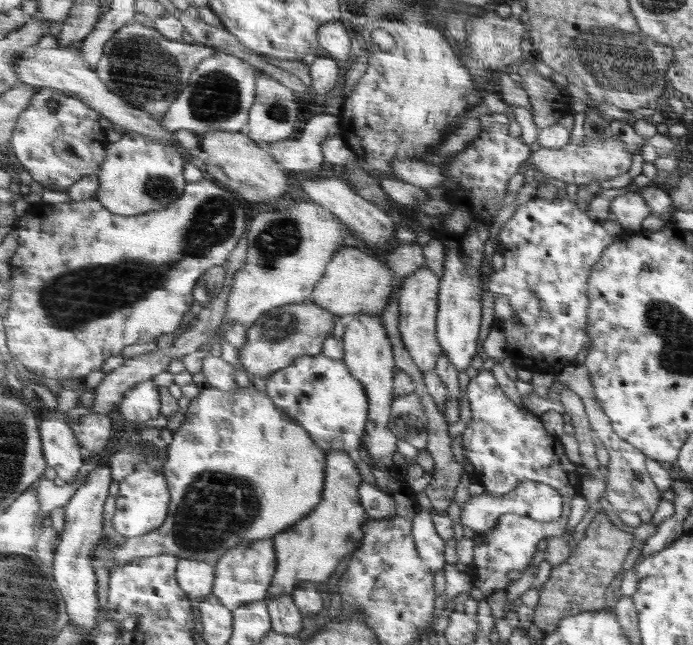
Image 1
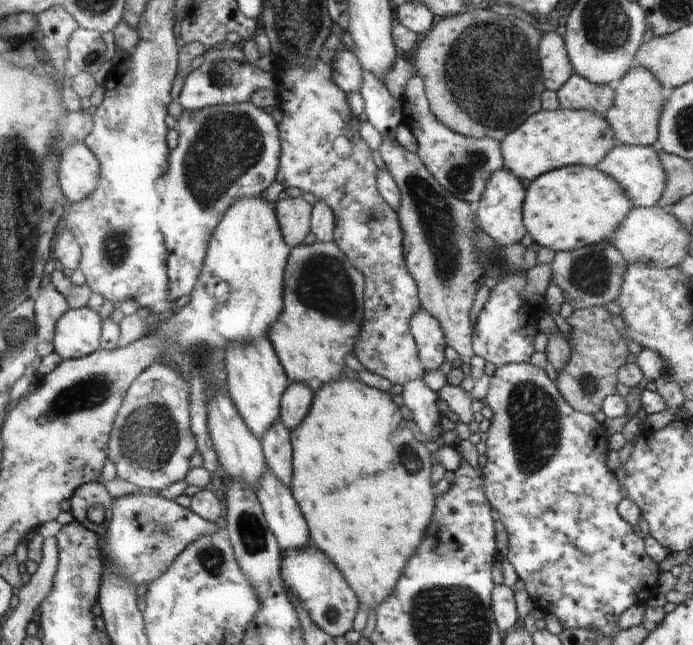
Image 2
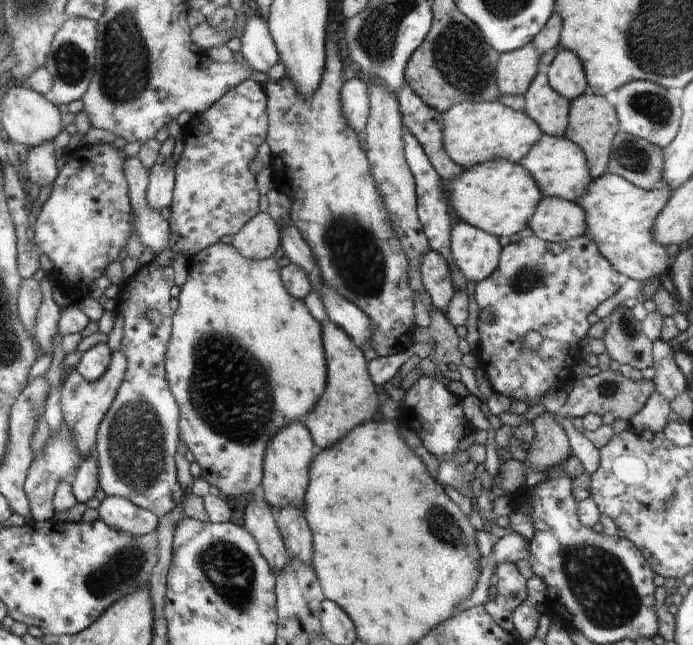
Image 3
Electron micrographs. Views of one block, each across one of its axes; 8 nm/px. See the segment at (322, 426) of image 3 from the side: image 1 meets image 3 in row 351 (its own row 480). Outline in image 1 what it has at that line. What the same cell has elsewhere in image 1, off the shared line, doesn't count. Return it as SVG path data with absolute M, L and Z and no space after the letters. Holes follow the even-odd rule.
M331 451L325 458L327 466L324 498L310 512L310 516L298 520L292 527L272 538L277 558L277 572L265 598L267 603L278 596L290 596L296 590L296 586L302 583L314 582L320 588L322 582L327 582L330 574L334 574L342 558L360 548L362 526L370 522L369 514L361 504L359 496L362 480L354 462L344 452Z

